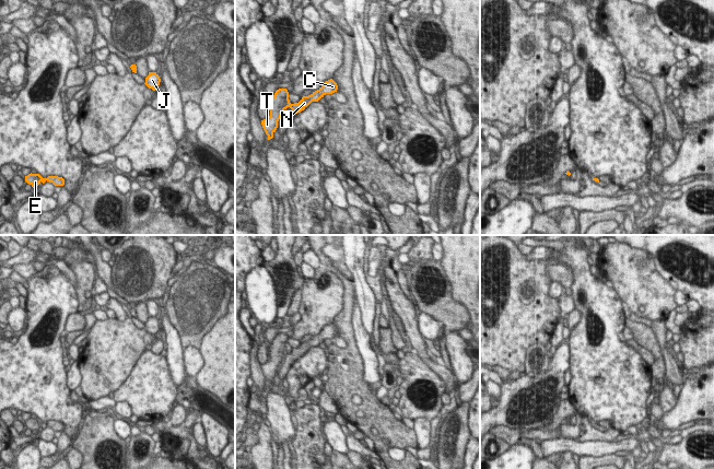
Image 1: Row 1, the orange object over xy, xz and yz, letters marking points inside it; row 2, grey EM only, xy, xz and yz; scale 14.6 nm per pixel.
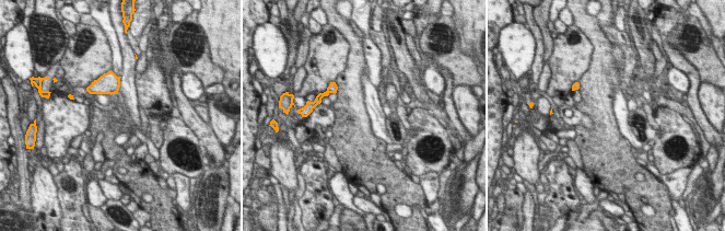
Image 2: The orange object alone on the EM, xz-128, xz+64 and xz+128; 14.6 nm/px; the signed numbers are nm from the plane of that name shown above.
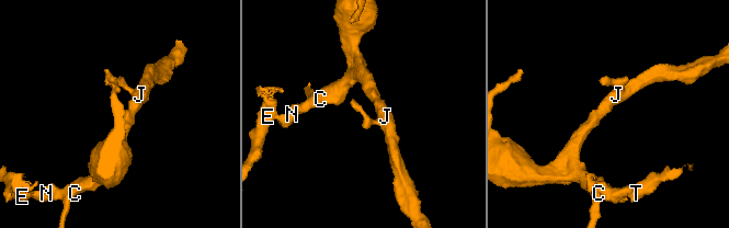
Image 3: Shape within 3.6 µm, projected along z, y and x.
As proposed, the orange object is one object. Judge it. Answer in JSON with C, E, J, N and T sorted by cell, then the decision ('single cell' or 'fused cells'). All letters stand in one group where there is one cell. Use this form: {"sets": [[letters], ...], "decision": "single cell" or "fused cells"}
{"sets": [["C", "J", "N"], ["E", "T"]], "decision": "fused cells"}

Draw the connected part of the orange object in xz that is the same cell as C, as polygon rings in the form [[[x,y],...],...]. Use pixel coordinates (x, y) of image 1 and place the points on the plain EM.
[[[330,324],[326,326],[317,336],[313,337],[308,341],[303,341],[299,348],[294,348],[290,350],[290,353],[295,357],[301,357],[304,355],[312,347],[318,347],[326,339],[332,339],[337,337],[338,330],[337,328]]]

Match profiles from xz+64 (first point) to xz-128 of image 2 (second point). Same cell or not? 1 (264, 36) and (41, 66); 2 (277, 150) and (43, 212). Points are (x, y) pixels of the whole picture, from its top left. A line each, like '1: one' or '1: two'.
1: two
2: one

